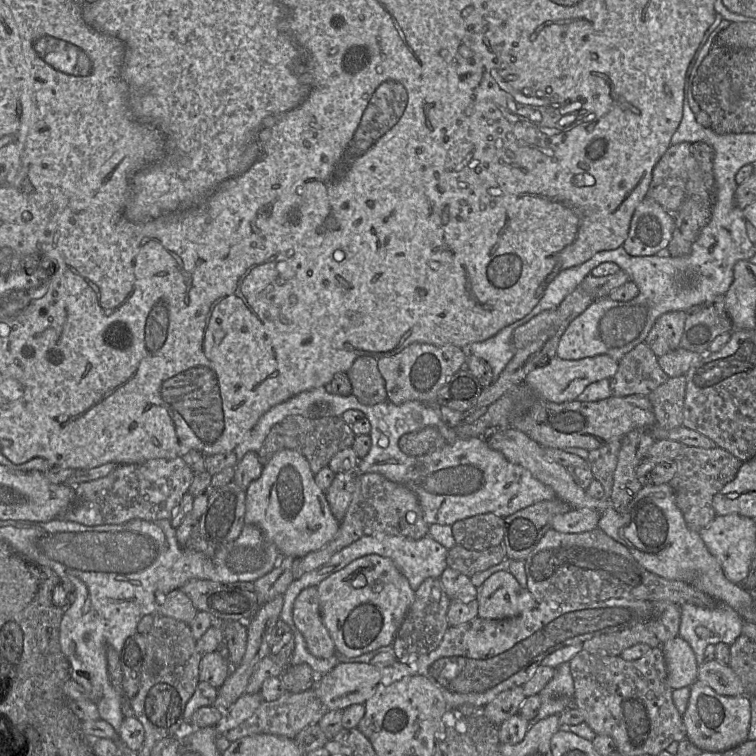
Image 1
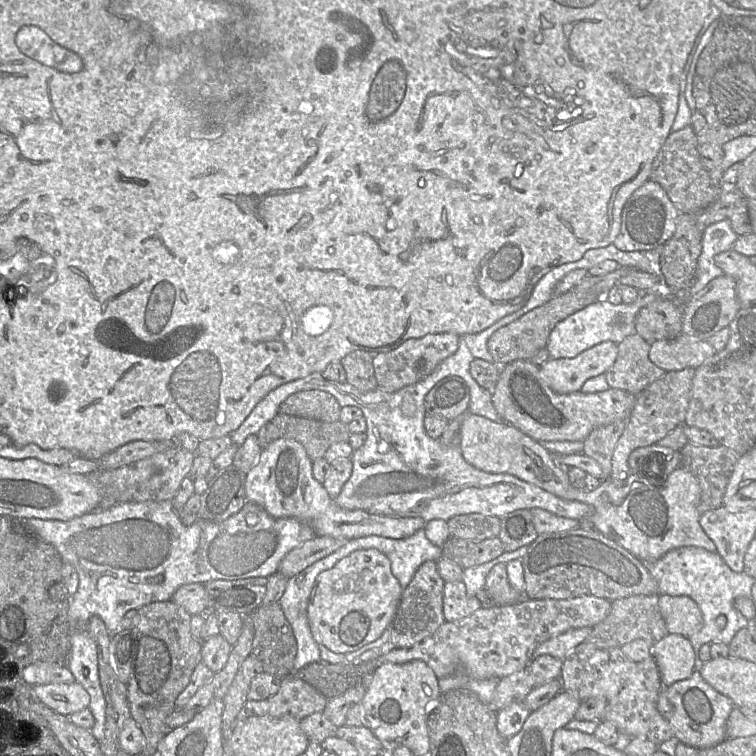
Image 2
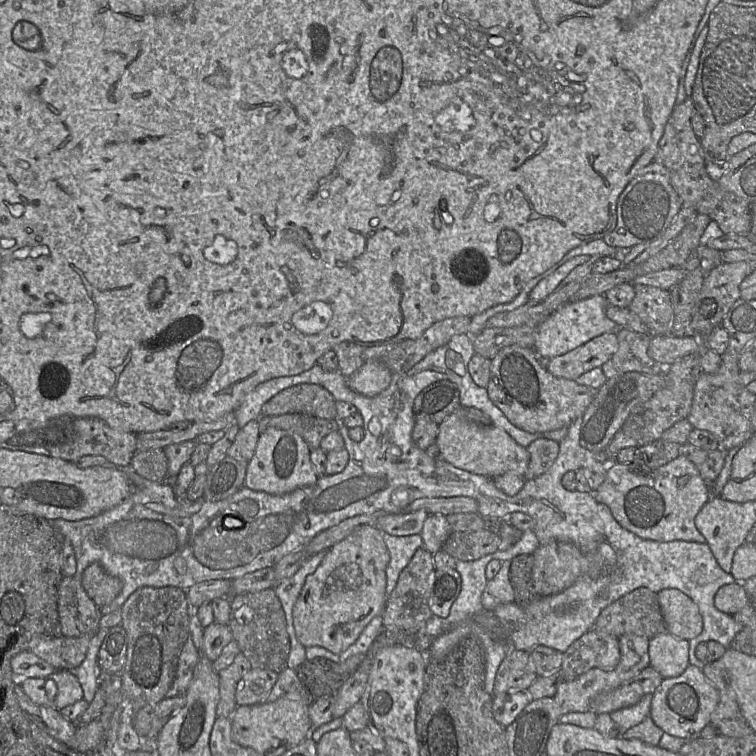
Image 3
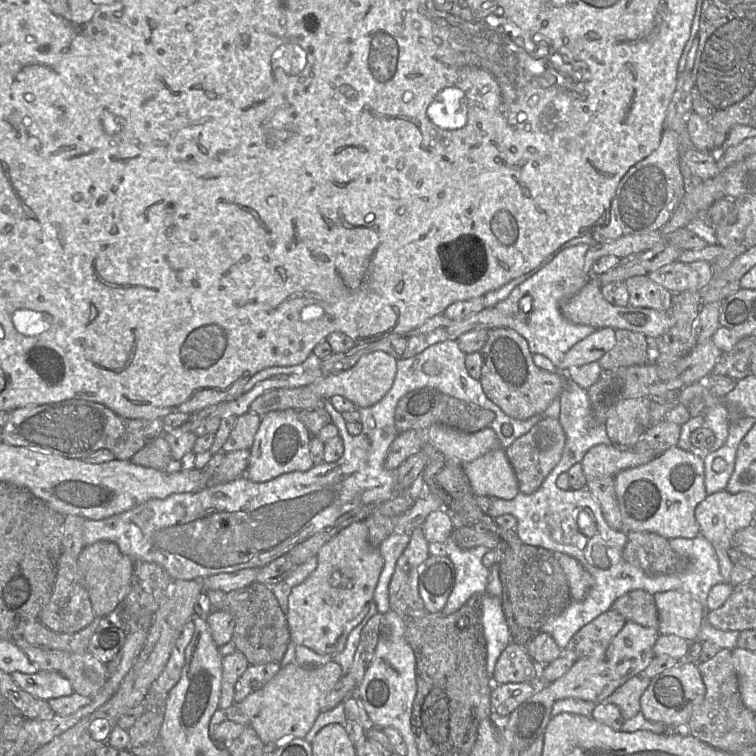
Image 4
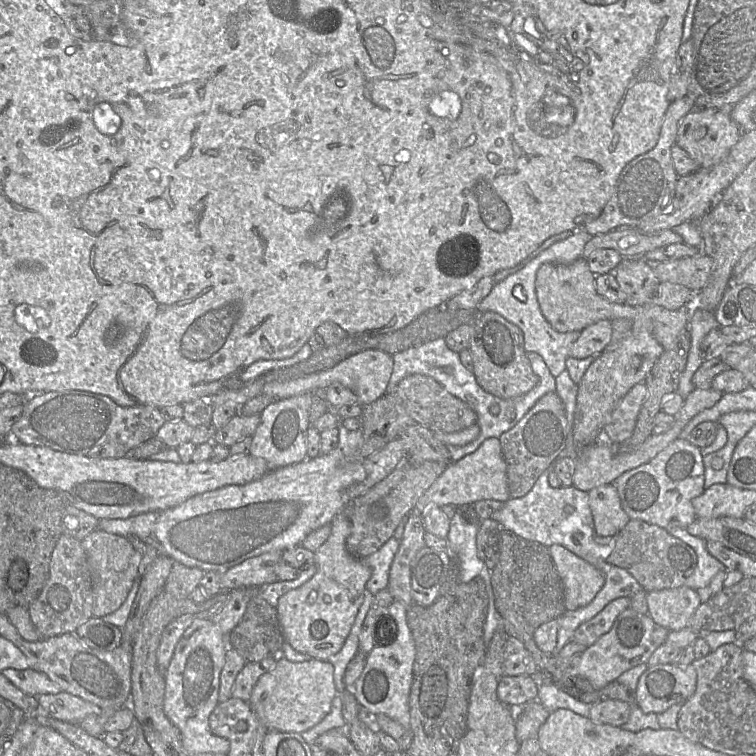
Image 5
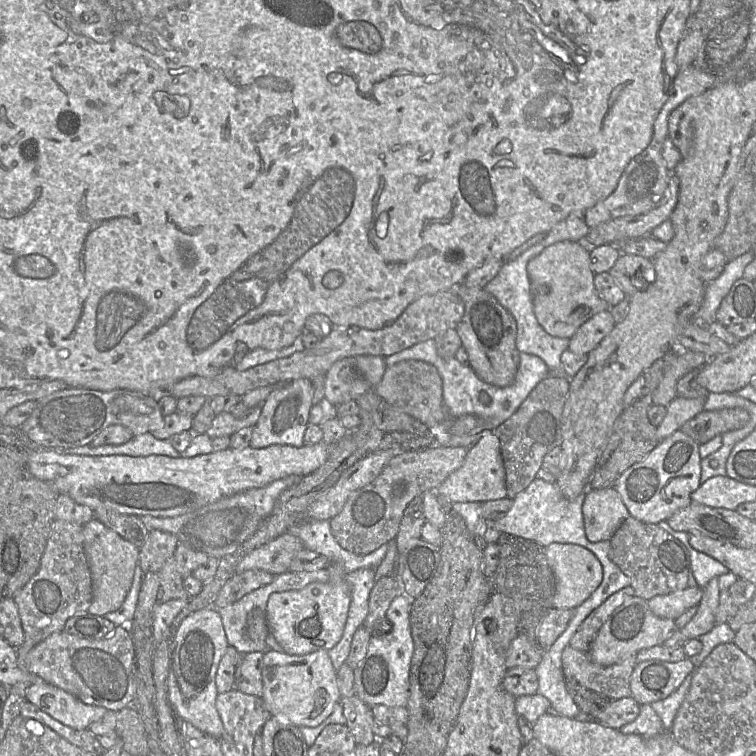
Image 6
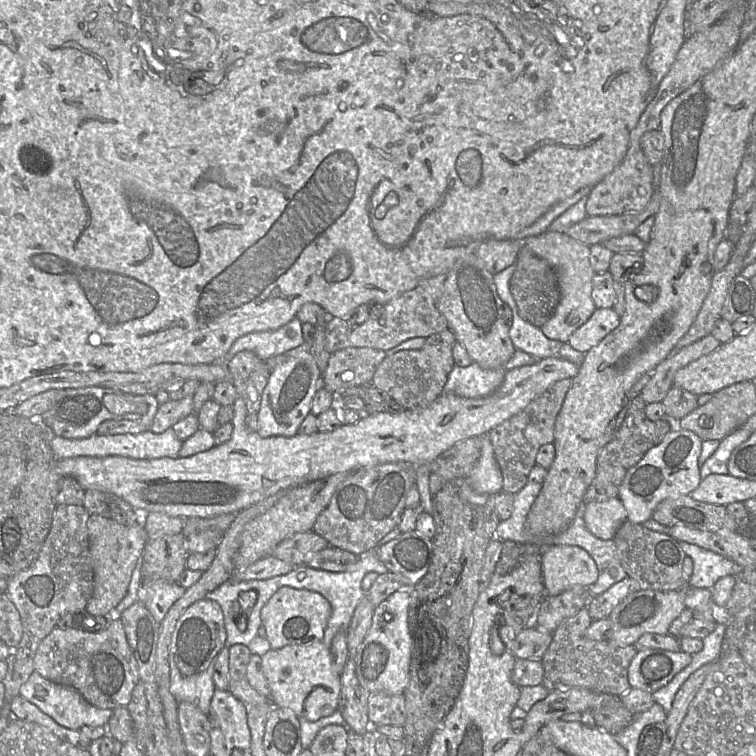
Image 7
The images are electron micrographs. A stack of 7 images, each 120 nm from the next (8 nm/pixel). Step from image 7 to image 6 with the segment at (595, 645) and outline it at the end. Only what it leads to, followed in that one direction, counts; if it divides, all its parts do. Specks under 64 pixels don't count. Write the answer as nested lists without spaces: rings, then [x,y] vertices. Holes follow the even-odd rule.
[[[566,646],[562,652],[562,669],[566,681],[576,681],[583,687],[610,700],[632,696],[630,678],[637,664],[636,656],[611,666],[596,664],[589,652]]]

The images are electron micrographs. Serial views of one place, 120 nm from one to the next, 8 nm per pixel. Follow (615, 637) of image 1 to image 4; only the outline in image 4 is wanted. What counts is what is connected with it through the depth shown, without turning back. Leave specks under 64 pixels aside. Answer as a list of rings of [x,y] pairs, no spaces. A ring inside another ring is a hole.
[[[642,589],[627,592],[613,604],[613,610],[620,613],[626,621],[638,623],[647,628],[659,627],[658,610],[654,595]]]

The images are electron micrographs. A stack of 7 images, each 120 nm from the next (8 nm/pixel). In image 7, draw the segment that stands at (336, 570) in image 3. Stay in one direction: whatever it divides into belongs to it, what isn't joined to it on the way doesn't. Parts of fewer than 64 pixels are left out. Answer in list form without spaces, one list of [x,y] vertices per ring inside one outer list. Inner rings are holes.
[[[283,586],[263,606],[261,621],[271,649],[280,649],[290,645],[322,641],[331,613],[331,604],[322,594]]]

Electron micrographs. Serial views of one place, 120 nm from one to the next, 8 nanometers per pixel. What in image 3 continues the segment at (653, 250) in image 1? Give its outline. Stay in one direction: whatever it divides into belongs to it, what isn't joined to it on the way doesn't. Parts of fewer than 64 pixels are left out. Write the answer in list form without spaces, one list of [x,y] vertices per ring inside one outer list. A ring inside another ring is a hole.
[[[653,161],[631,180],[620,195],[617,203],[617,225],[603,237],[606,244],[620,249],[658,238],[674,221],[682,208],[682,200],[673,188],[668,170]]]

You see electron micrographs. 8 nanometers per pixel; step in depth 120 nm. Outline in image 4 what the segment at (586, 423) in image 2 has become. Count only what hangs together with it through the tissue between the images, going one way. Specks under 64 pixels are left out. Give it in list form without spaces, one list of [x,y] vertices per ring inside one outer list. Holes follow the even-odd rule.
[[[511,328],[489,329],[488,339],[479,353],[483,358],[480,378],[483,391],[492,402],[499,406],[511,418],[526,420],[535,415],[543,416],[551,403],[556,398],[559,398],[565,387],[566,373],[559,371],[548,372],[537,367],[533,361],[527,340]]]

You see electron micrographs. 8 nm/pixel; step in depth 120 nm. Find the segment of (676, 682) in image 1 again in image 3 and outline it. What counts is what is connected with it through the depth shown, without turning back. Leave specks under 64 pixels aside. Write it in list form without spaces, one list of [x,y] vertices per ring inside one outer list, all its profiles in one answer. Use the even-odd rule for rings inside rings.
[[[665,632],[650,639],[650,666],[663,678],[680,676],[689,664],[689,640]]]

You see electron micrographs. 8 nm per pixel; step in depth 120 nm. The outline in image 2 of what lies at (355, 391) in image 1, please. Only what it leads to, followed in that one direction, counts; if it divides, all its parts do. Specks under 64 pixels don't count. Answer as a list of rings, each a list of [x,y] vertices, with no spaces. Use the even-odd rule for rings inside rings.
[[[355,350],[341,359],[346,372],[346,382],[361,392],[369,392],[378,388],[373,356],[365,350]]]

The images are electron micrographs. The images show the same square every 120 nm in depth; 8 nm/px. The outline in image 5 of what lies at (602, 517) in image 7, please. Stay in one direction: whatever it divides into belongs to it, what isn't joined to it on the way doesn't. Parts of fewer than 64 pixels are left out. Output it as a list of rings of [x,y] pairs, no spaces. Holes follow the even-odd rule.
[[[614,483],[595,487],[588,494],[596,535],[616,536],[630,518],[621,506]]]

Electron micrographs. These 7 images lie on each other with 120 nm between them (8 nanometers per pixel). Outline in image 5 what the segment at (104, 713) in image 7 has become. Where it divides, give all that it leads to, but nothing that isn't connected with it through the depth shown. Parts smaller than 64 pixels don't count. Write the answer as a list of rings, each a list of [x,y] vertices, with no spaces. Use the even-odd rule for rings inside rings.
[[[66,691],[42,694],[37,697],[45,714],[68,723],[80,723],[91,714],[100,714],[102,708]]]

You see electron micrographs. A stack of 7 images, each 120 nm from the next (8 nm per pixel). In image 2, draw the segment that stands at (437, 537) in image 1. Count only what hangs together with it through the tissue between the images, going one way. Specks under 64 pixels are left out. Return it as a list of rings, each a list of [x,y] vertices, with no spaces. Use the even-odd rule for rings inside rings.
[[[461,338],[456,353],[442,361],[429,376],[396,392],[385,392],[379,388],[361,392],[346,381],[330,381],[320,372],[314,372],[269,392],[230,437],[235,444],[242,445],[249,435],[257,435],[264,424],[279,414],[280,405],[289,395],[301,390],[323,390],[332,394],[340,407],[360,408],[367,422],[366,441],[353,451],[351,457],[352,474],[334,499],[340,508],[388,517],[421,517],[426,523],[434,519],[448,521],[454,516],[470,513],[501,518],[516,510],[539,508],[590,526],[589,518],[593,510],[588,504],[559,498],[510,474],[481,471],[463,458],[460,447],[444,446],[427,434],[424,427],[425,396],[437,382],[448,376],[458,376],[467,383],[470,389],[468,412],[504,422],[493,405],[492,391],[481,387],[471,376],[470,364],[473,360],[464,338]]]

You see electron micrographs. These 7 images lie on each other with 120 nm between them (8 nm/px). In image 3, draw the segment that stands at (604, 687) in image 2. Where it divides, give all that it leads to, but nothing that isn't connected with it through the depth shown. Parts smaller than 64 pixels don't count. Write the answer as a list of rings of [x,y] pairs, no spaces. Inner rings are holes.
[[[591,629],[563,653],[560,670],[565,681],[572,681],[592,668],[611,671],[619,661],[619,638]]]

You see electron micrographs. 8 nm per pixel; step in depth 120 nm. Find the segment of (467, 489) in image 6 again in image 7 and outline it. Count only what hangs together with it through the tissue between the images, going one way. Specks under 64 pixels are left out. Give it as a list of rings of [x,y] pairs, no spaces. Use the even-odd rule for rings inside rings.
[[[487,435],[482,436],[480,457],[466,481],[478,493],[497,495],[503,492],[503,476],[496,462],[493,445]]]

